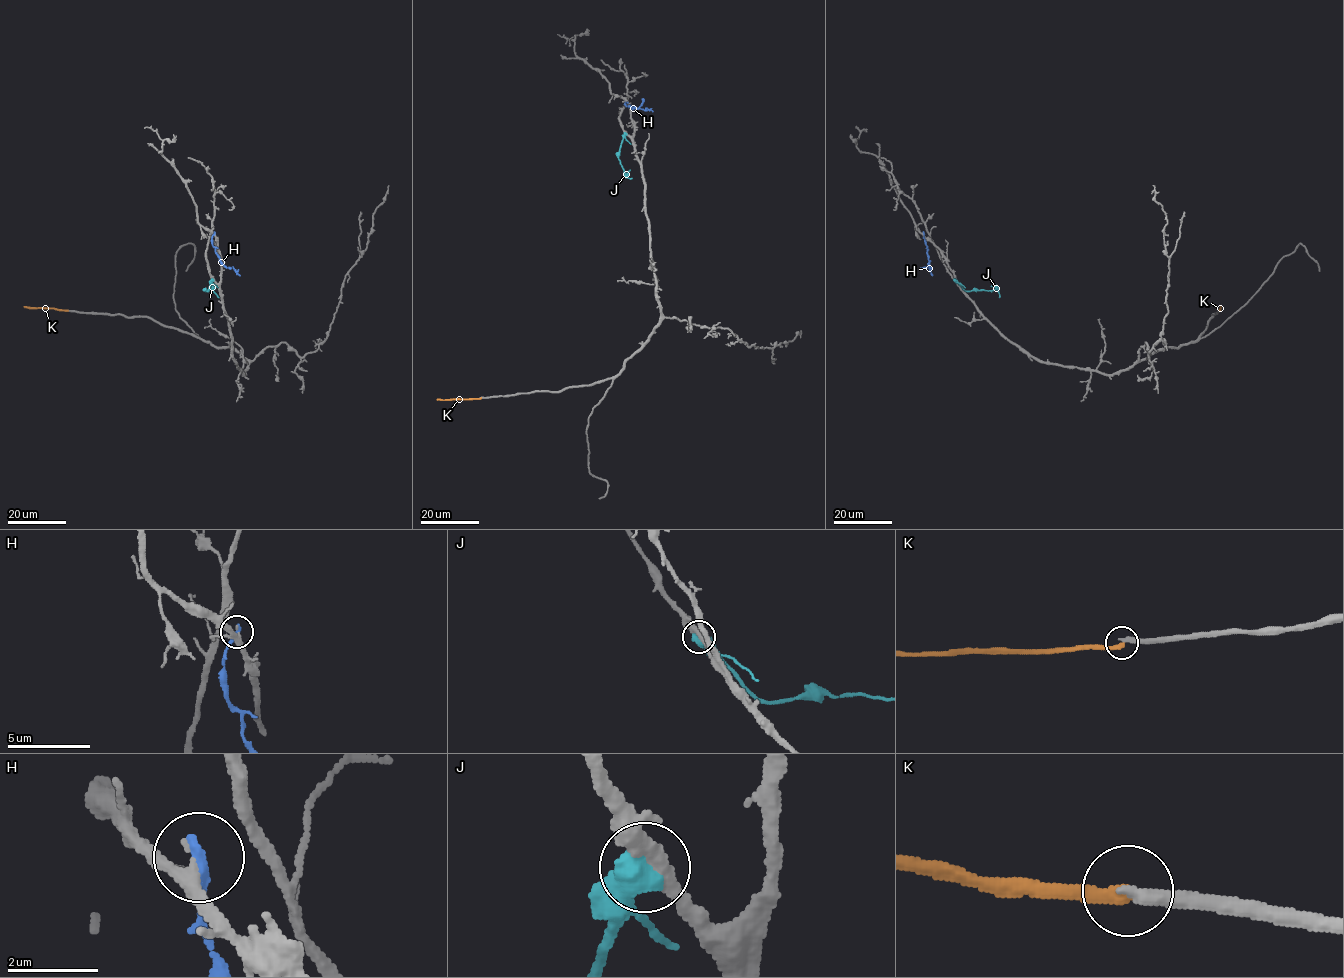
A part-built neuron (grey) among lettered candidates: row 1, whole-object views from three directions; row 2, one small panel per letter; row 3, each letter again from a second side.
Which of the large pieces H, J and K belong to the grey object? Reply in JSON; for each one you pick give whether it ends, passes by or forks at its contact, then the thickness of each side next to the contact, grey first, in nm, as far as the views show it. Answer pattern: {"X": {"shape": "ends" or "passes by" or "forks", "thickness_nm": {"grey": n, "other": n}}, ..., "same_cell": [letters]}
{"same_cell": []}

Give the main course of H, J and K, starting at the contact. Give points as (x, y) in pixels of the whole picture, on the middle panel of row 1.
H: (627, 102), (627, 106), (652, 111)
J: (625, 133), (618, 159), (625, 176), (632, 178)
K: (480, 398), (436, 399)

